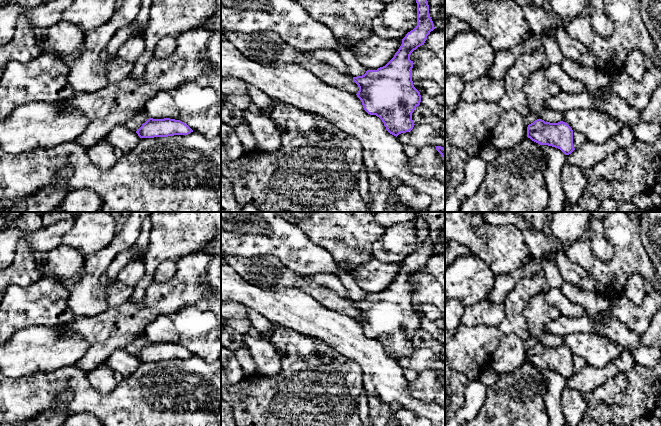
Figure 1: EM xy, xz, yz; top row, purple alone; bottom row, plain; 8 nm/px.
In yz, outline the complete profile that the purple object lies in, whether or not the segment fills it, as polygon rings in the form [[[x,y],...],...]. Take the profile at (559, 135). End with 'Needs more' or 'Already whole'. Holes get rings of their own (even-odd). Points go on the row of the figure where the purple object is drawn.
[[[537,119],[527,127],[527,137],[540,145],[548,145],[560,149],[565,155],[571,154],[573,146],[573,130],[565,122],[545,122]]]. Already whole

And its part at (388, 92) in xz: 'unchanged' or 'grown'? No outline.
unchanged

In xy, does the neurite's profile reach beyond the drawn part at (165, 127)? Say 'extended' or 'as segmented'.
as segmented

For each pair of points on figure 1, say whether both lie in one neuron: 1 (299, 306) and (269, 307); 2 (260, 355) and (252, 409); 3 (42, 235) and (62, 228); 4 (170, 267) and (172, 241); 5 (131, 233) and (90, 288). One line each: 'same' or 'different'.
1: same
2: different
3: same
4: different
5: same

